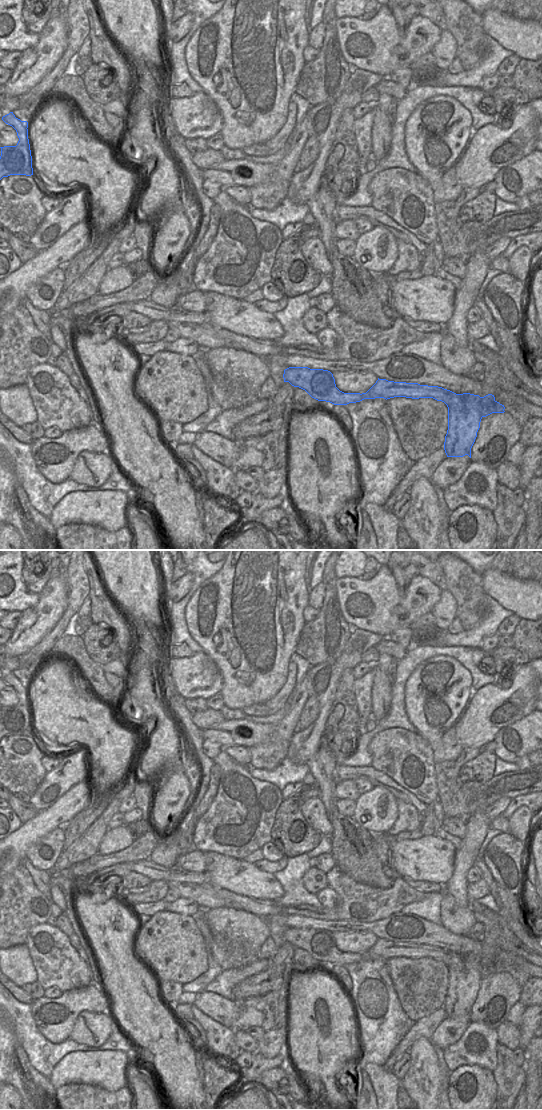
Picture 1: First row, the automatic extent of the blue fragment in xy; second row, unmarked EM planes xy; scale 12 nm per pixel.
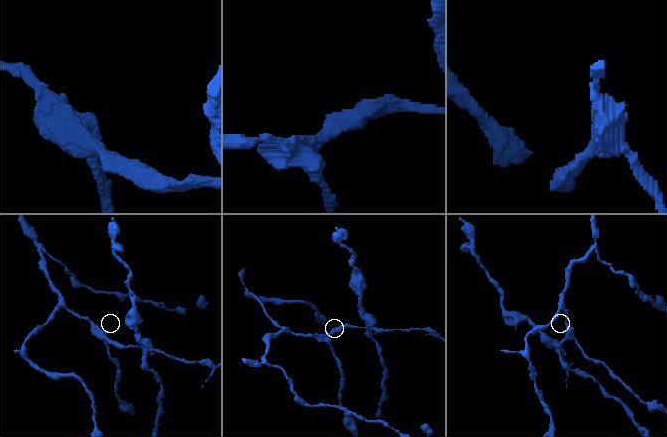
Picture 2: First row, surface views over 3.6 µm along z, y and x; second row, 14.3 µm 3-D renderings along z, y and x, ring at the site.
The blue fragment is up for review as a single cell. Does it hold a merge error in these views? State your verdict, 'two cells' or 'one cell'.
two cells

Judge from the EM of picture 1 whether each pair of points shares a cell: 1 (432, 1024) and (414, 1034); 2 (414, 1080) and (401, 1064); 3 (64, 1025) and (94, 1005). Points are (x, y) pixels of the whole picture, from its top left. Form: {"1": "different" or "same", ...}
{"1": "same", "2": "different", "3": "same"}

